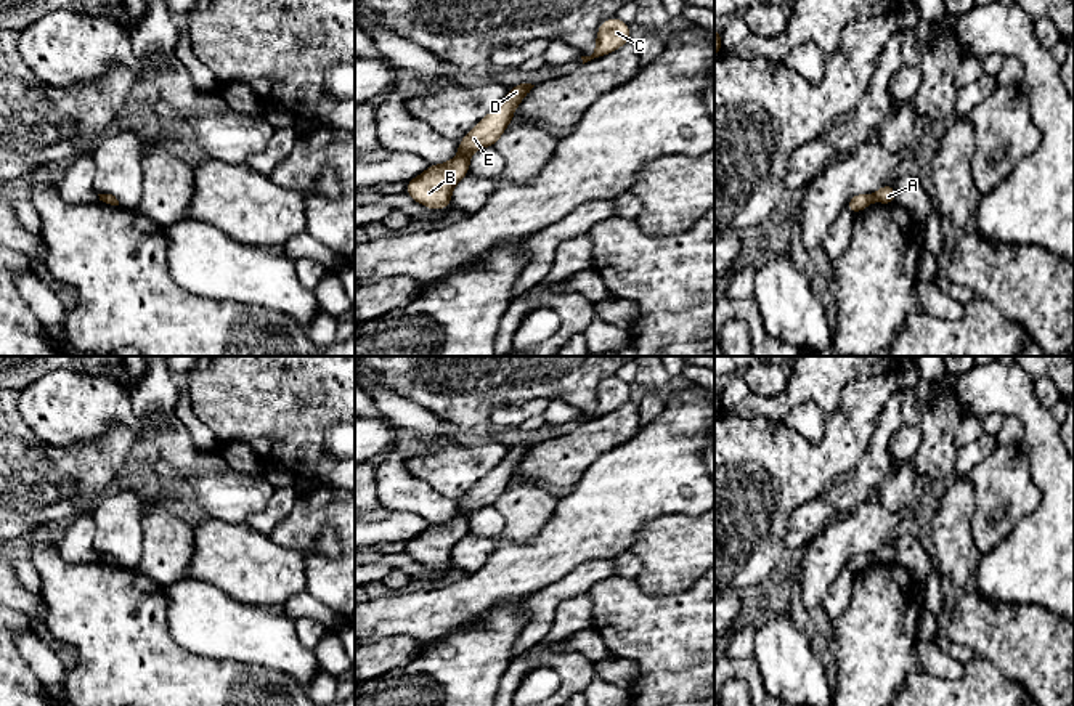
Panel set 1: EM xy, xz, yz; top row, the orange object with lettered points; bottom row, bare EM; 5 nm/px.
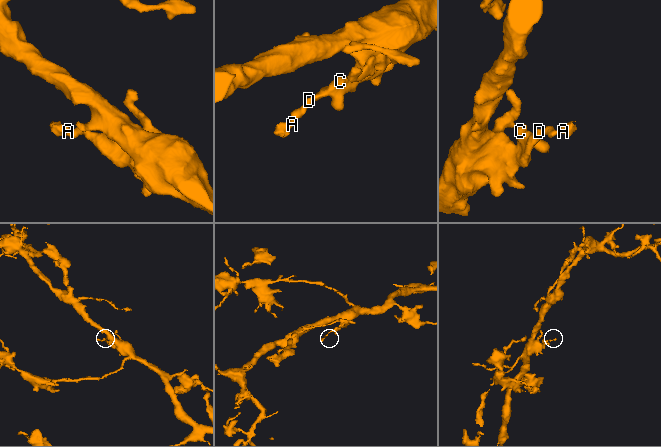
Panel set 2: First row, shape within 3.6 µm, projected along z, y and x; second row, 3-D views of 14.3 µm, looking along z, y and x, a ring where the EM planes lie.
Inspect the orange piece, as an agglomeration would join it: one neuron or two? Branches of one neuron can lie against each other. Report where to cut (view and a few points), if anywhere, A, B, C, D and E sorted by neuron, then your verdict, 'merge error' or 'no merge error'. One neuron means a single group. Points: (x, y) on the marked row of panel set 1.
xz (461, 153), (466, 158) | A B / C D E | merge error

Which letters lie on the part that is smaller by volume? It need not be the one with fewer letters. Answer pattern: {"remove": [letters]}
{"remove": ["A", "B"]}

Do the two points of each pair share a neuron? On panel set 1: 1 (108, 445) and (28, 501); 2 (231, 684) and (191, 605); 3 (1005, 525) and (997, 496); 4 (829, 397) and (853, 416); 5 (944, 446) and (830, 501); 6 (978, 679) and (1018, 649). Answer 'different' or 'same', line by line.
1: same
2: different
3: same
4: different
5: same
6: different

